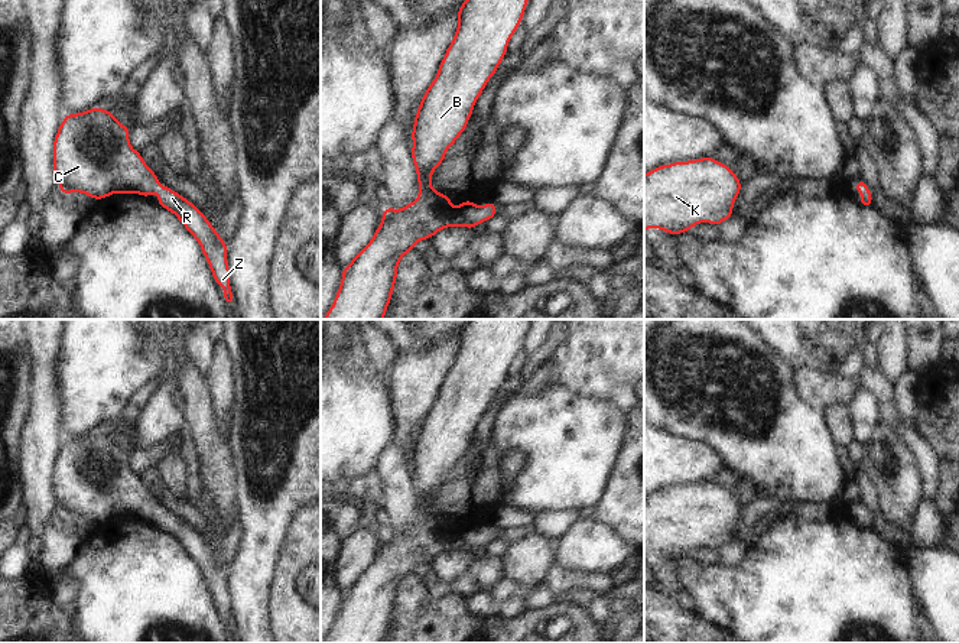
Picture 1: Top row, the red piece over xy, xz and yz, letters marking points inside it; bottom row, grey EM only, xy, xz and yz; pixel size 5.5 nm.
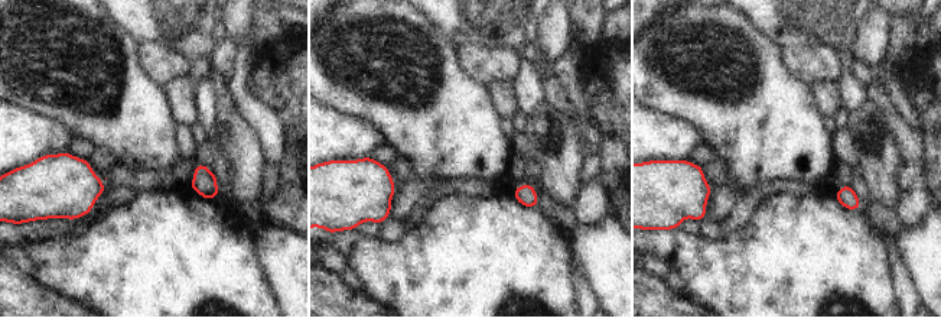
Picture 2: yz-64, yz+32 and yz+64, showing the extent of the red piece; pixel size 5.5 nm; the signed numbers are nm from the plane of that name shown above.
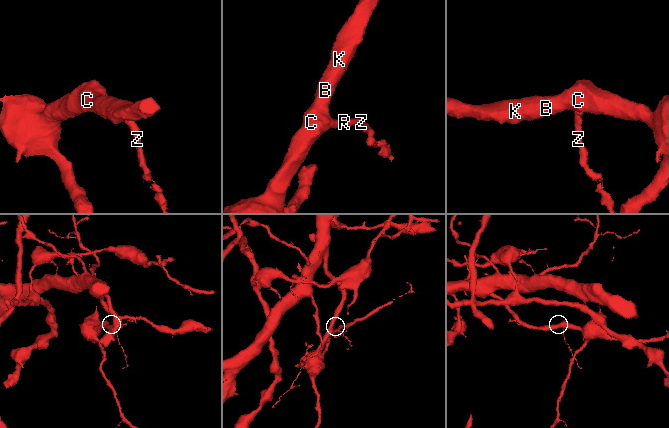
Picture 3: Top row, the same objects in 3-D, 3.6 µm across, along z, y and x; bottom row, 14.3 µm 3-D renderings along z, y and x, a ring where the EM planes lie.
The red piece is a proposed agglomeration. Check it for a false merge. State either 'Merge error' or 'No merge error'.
No merge error

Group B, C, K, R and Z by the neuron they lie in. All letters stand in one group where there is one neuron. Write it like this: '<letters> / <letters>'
B C K R Z

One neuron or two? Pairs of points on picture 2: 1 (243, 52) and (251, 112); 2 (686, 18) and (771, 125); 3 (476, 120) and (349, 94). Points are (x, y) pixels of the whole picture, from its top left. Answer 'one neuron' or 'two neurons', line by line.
1: one neuron
2: one neuron
3: one neuron

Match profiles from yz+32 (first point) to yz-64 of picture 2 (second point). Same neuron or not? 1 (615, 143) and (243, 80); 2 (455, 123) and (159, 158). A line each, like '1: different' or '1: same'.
1: different
2: same

